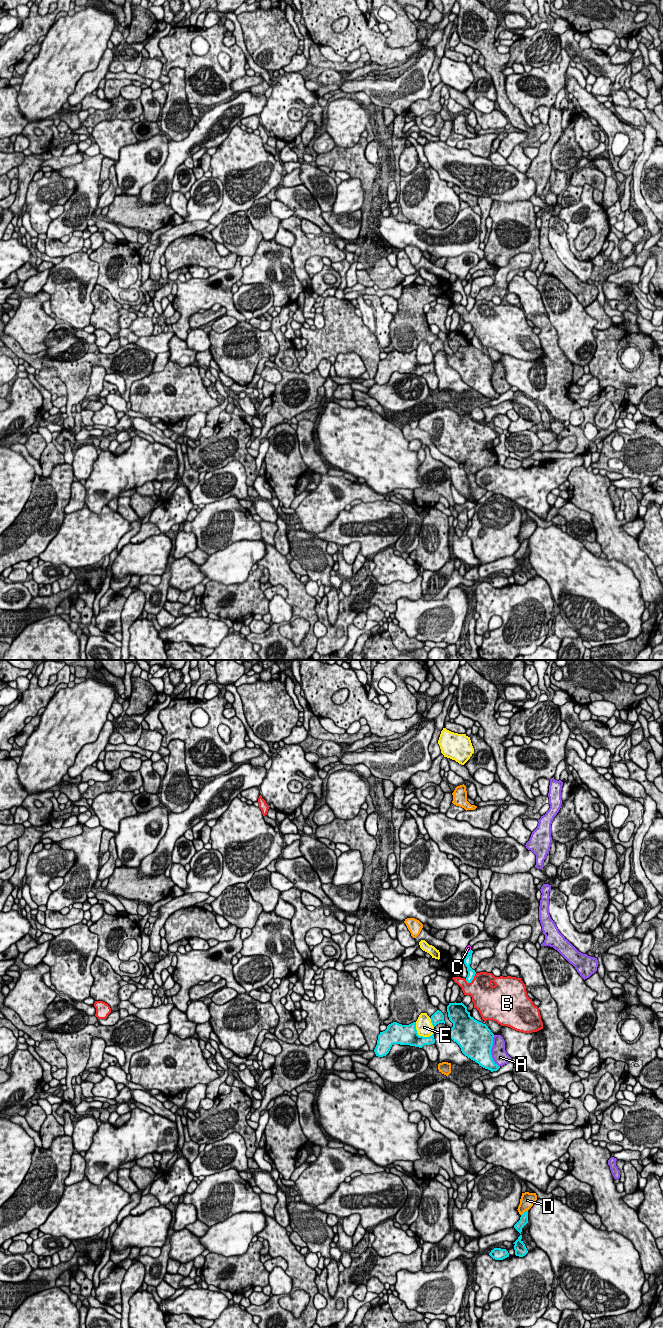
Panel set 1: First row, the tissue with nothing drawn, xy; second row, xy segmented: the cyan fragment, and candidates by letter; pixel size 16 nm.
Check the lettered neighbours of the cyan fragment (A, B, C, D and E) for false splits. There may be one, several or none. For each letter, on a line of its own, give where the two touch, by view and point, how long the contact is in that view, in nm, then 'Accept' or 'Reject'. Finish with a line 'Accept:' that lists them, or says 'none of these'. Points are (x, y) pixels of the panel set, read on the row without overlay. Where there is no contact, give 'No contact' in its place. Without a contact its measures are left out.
A: Touches cyan at xy (490, 379). Shared border 500 nm. Reject
B: Touches cyan at xy (472, 307). Shared border 240 nm. Reject
C: Touches cyan at xy (469, 279). Shared border 80 nm. Reject
D: Touches cyan at xy (524, 540). Shared border 150 nm. Reject
E: Touches cyan at xy (420, 364). Shared border 360 nm. Reject
Accept: none of these

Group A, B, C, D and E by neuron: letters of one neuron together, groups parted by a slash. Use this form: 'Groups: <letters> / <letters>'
Groups: A / B / C / D / E

